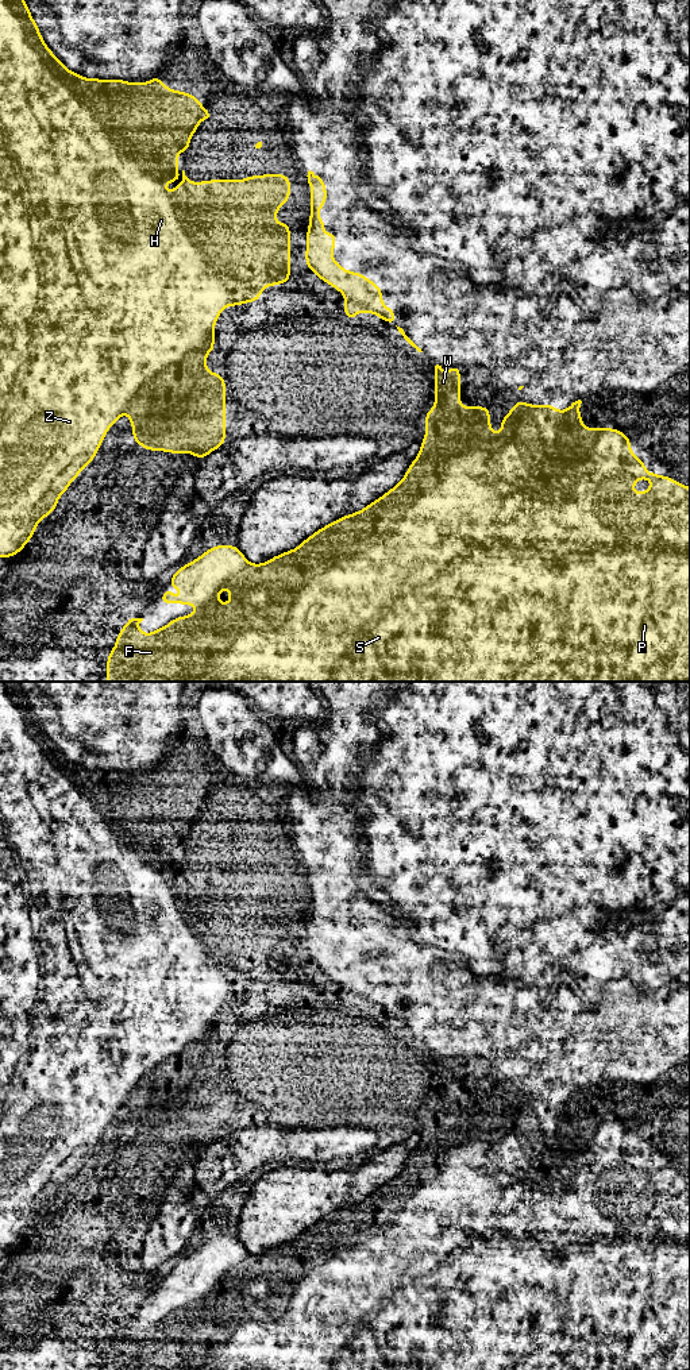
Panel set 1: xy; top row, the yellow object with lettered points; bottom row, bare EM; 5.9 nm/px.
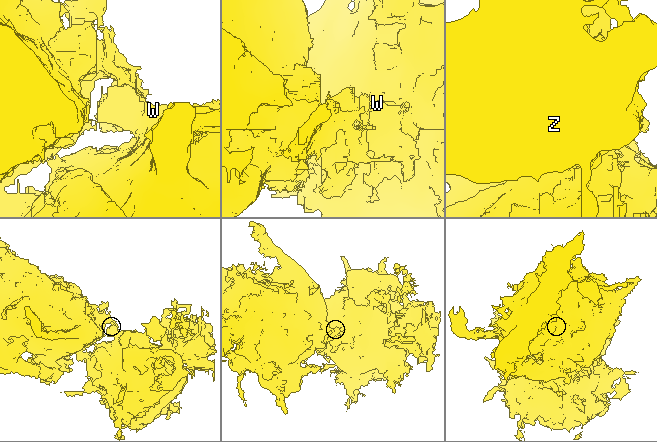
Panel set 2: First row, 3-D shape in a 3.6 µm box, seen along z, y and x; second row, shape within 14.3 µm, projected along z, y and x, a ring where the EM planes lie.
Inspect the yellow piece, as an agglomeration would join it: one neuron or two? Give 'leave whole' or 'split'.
split

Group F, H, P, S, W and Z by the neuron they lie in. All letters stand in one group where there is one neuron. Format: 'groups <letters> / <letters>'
groups F P S W / H Z

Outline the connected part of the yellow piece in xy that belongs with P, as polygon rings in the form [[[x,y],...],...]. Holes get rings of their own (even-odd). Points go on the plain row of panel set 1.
[[[435,1057],[435,1096],[425,1103],[425,1128],[420,1134],[420,1143],[408,1158],[404,1169],[389,1182],[373,1192],[362,1201],[343,1207],[320,1219],[307,1228],[297,1239],[282,1243],[262,1255],[250,1254],[238,1236],[213,1236],[190,1254],[178,1259],[167,1271],[169,1277],[180,1278],[181,1288],[171,1286],[163,1280],[162,1296],[197,1296],[198,1301],[186,1308],[176,1308],[165,1319],[154,1324],[142,1324],[139,1315],[143,1309],[128,1311],[116,1327],[116,1335],[107,1347],[107,1370],[690,1370],[690,1178],[681,1176],[671,1168],[645,1161],[645,1153],[631,1142],[631,1130],[616,1119],[586,1119],[579,1104],[582,1092],[573,1093],[566,1101],[556,1101],[552,1095],[533,1096],[517,1092],[512,1101],[501,1109],[501,1124],[496,1126],[490,1118],[489,1097],[460,1096],[460,1057],[451,1057],[444,1064]],[[636,1170],[651,1170],[648,1182],[633,1184]],[[224,1278],[230,1278],[230,1294],[223,1296],[217,1288]]]

